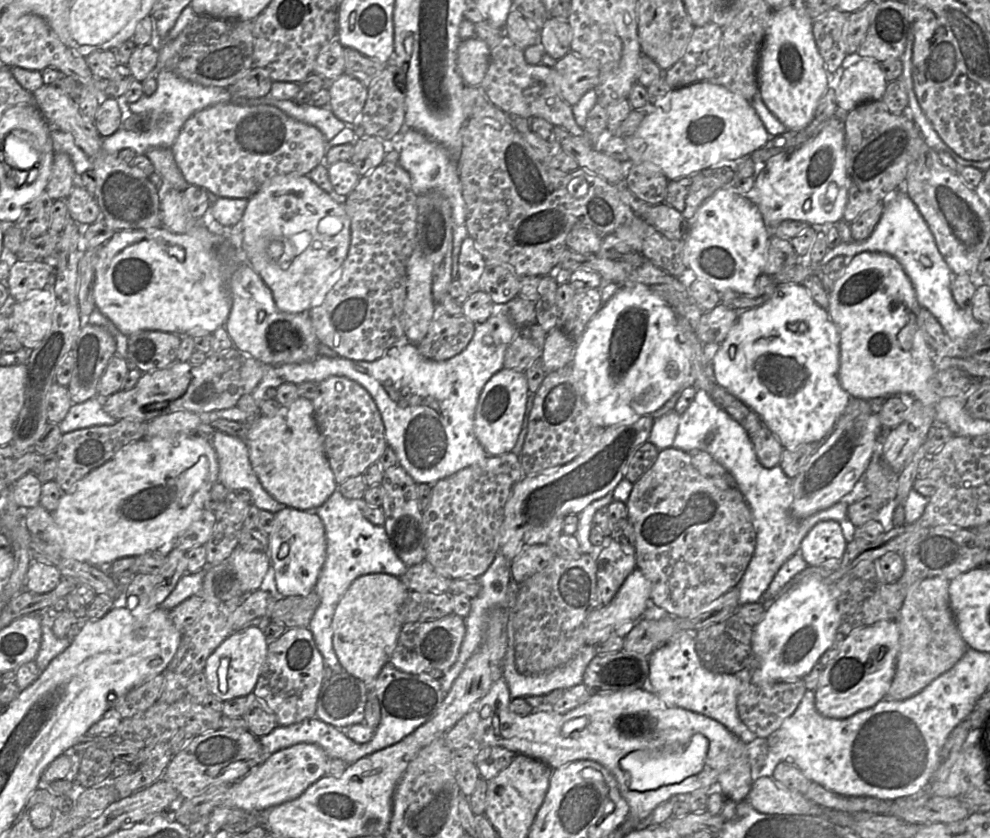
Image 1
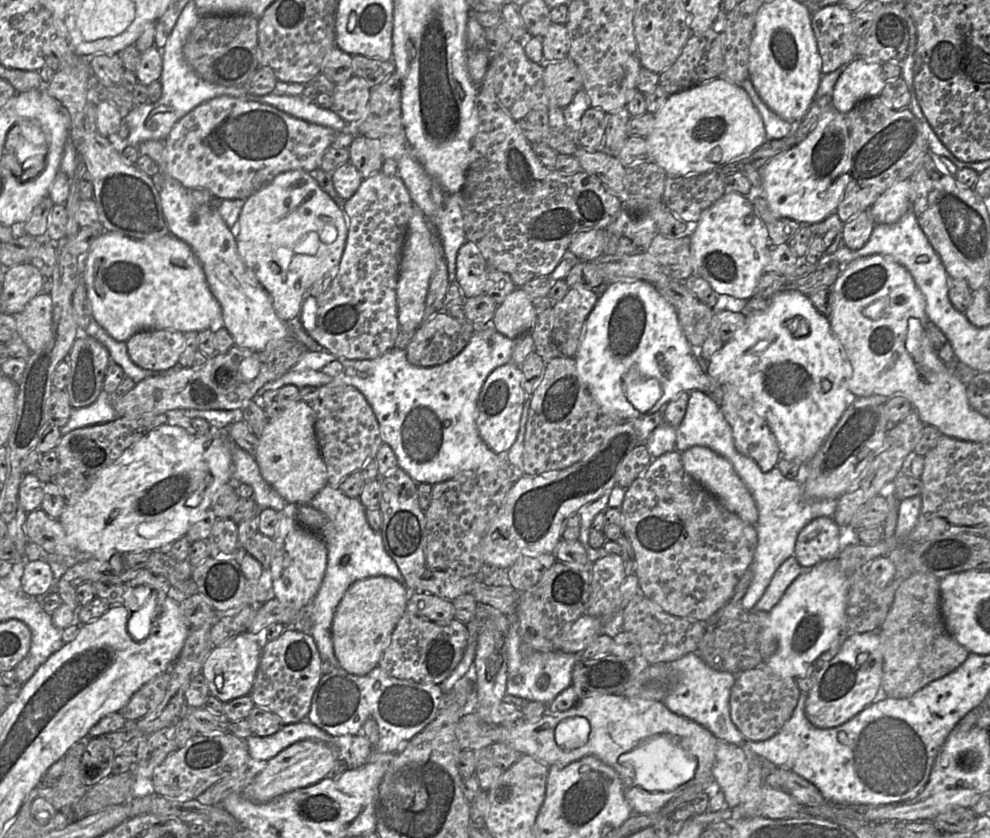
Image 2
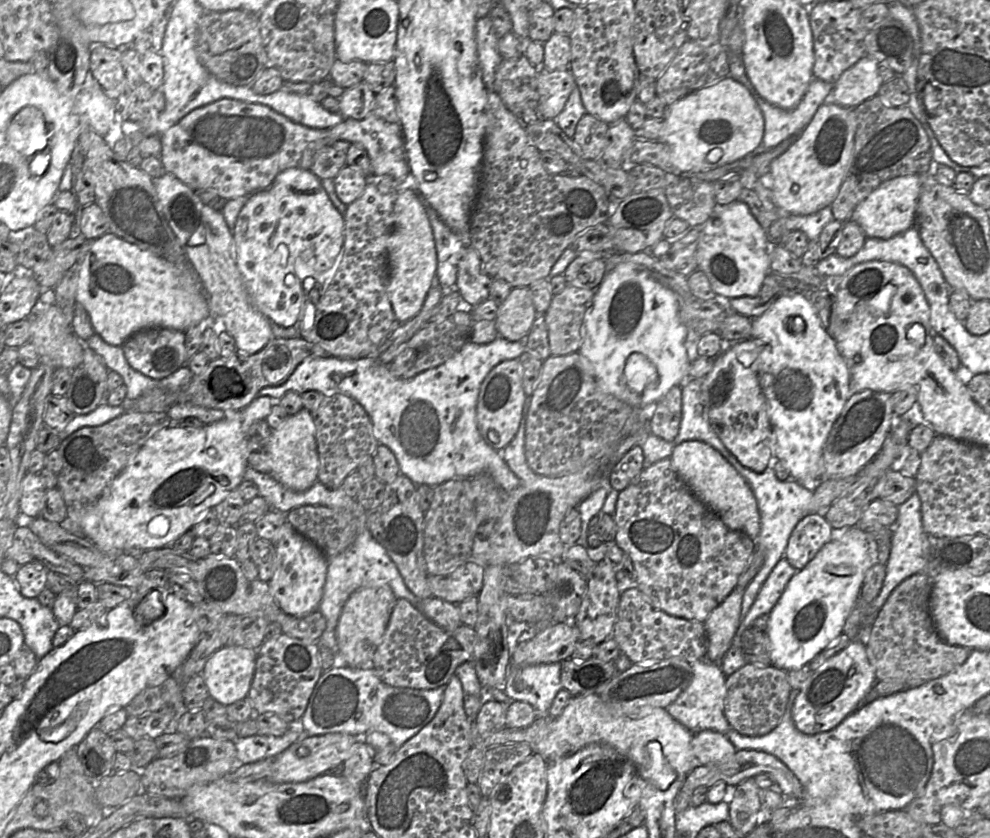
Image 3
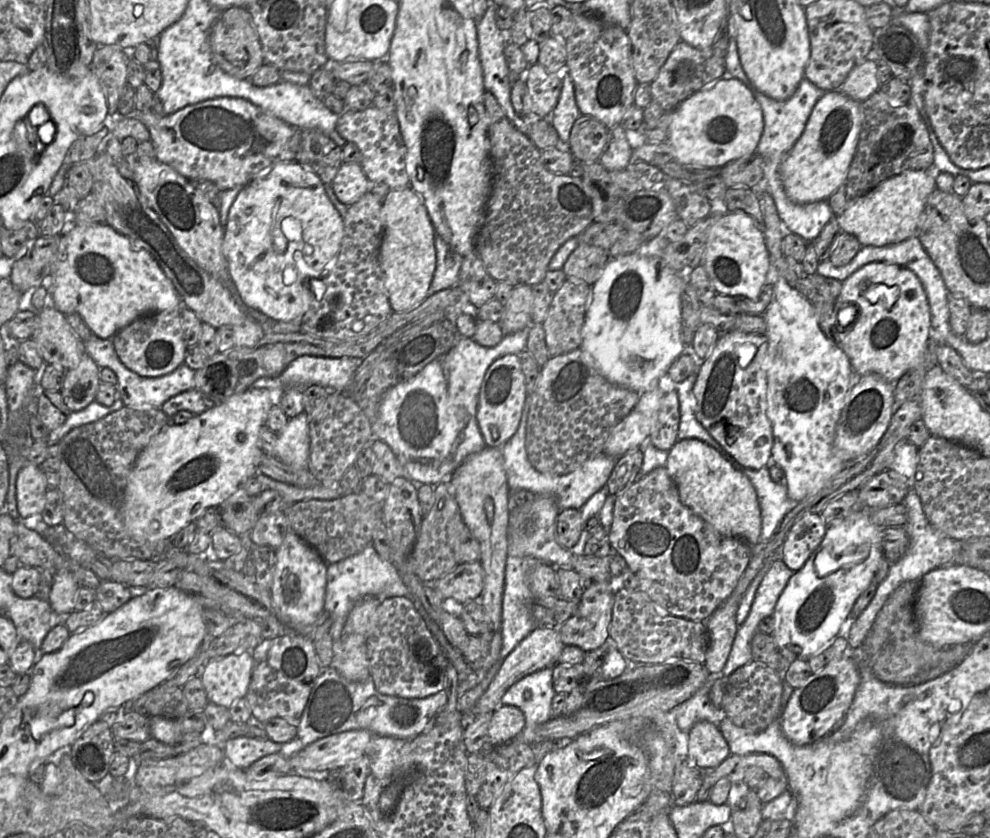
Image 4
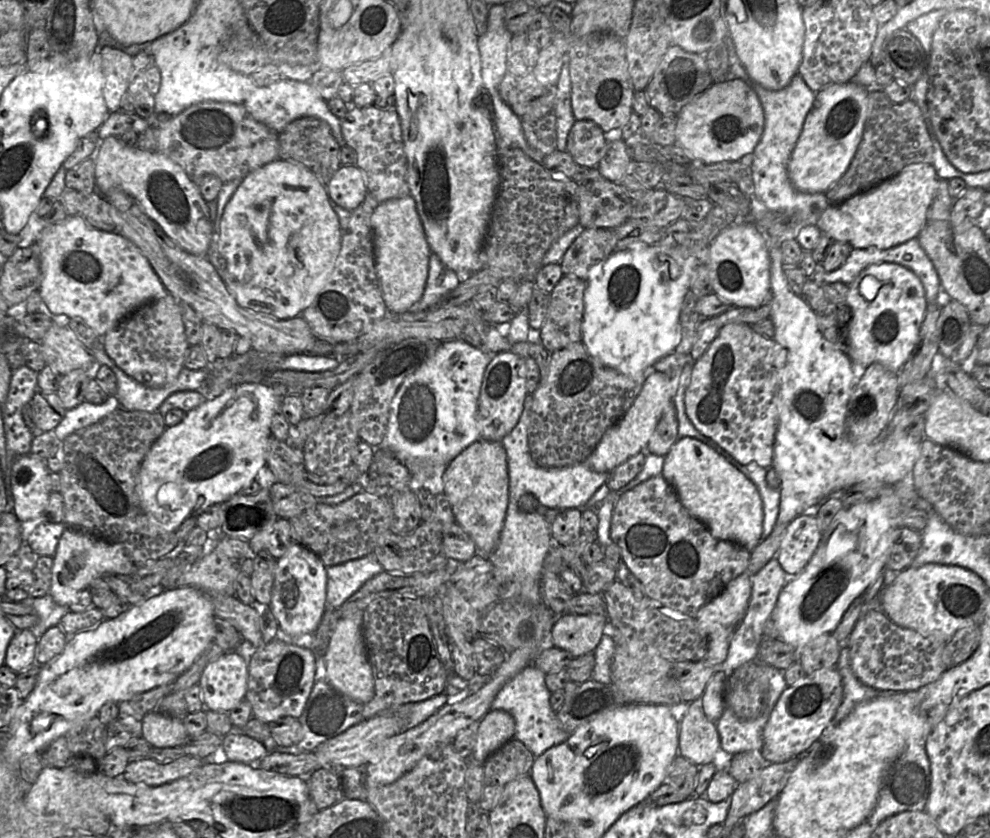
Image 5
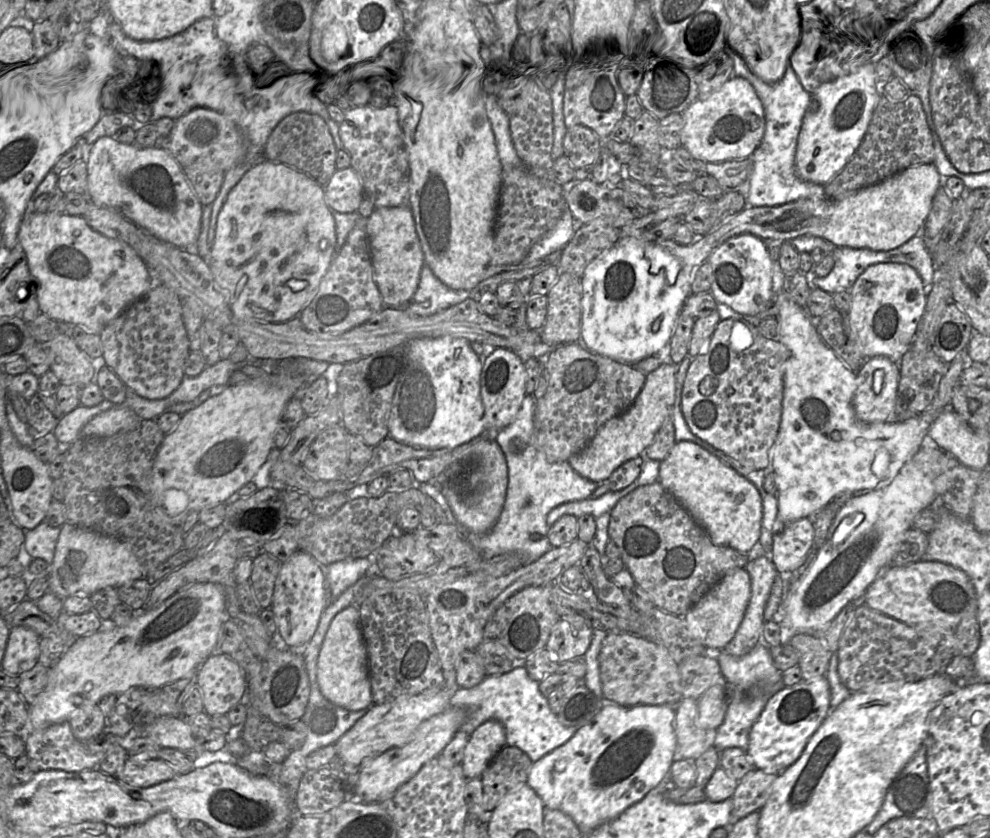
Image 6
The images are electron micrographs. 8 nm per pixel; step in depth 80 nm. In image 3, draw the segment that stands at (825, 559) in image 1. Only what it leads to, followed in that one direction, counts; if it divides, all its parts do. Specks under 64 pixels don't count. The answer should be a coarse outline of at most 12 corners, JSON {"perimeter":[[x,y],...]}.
{"perimeter":[[823,513],[791,533],[784,557],[803,569],[832,540]]}

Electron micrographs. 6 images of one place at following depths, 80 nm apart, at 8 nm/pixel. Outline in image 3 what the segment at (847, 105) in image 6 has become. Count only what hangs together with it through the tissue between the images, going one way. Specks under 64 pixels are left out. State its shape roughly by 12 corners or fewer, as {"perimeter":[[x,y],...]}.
{"perimeter":[[829,100],[770,164],[784,214],[830,207],[855,115]]}

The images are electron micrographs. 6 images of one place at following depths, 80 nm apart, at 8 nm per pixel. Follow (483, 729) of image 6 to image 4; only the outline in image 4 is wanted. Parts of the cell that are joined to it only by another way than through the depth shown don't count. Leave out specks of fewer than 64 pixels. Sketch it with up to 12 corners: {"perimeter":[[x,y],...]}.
{"perimeter":[[511,705],[494,711],[484,753],[516,738],[525,727],[523,712]]}

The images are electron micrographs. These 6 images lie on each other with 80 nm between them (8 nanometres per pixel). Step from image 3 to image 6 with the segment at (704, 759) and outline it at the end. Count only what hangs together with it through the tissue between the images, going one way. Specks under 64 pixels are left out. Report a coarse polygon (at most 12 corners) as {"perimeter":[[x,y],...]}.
{"perimeter":[[696,700],[673,708],[678,756],[694,761],[714,746],[716,730],[695,725]]}

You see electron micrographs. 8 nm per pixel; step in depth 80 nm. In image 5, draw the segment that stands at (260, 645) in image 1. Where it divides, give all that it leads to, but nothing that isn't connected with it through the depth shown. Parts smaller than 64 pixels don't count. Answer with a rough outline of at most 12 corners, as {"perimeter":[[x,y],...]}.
{"perimeter":[[230,651],[198,682],[204,710],[229,713],[245,699],[248,663]]}

